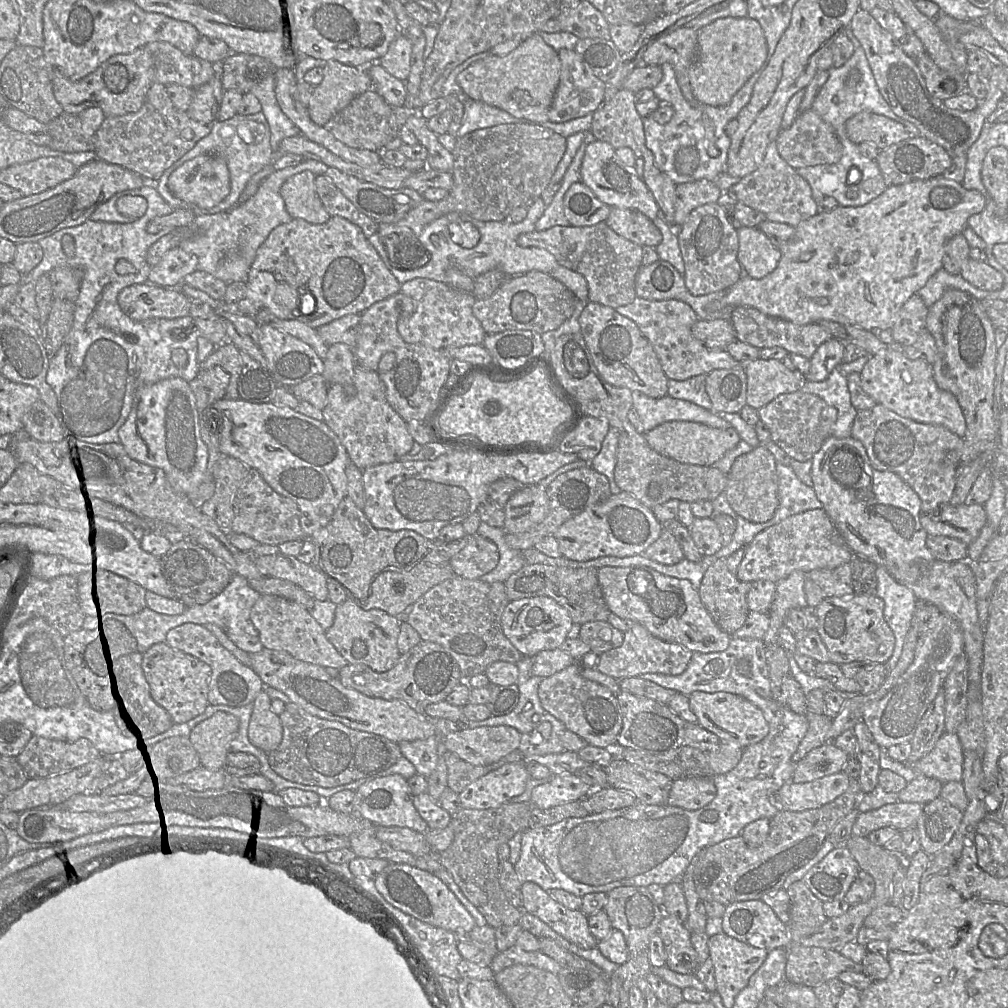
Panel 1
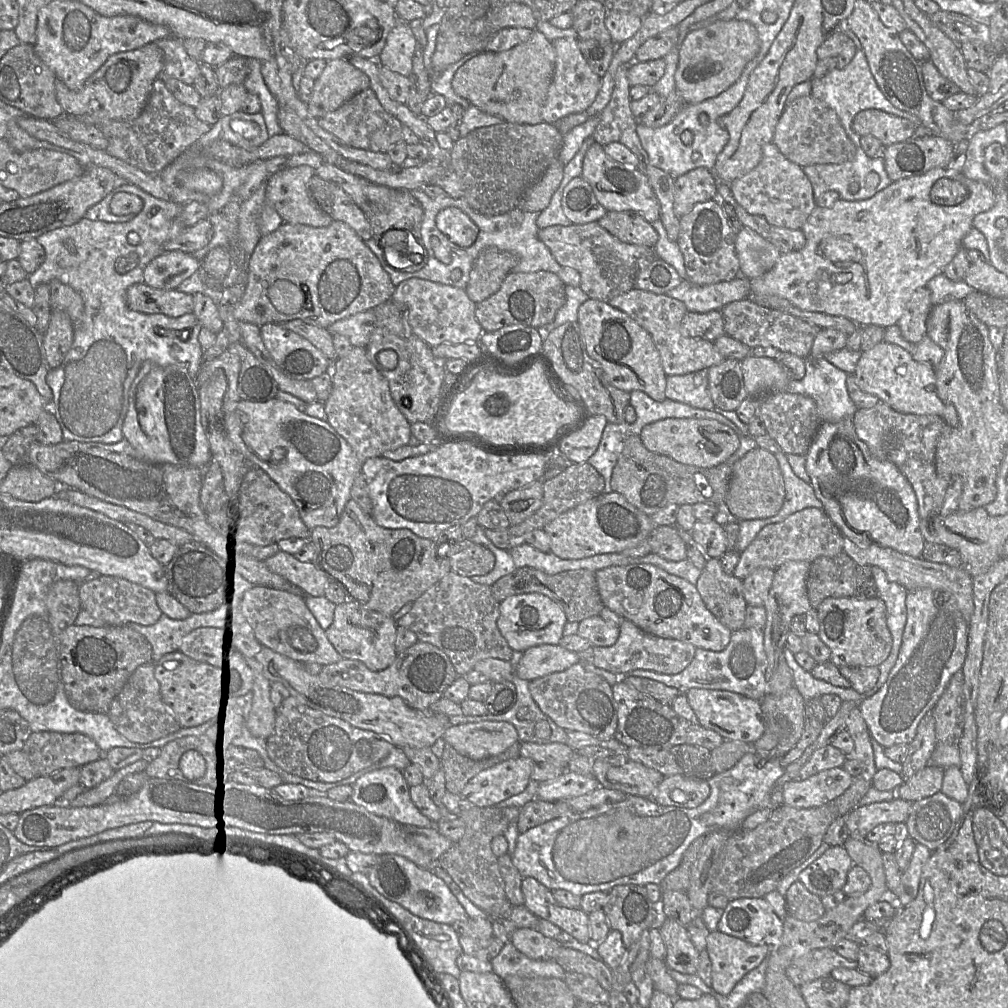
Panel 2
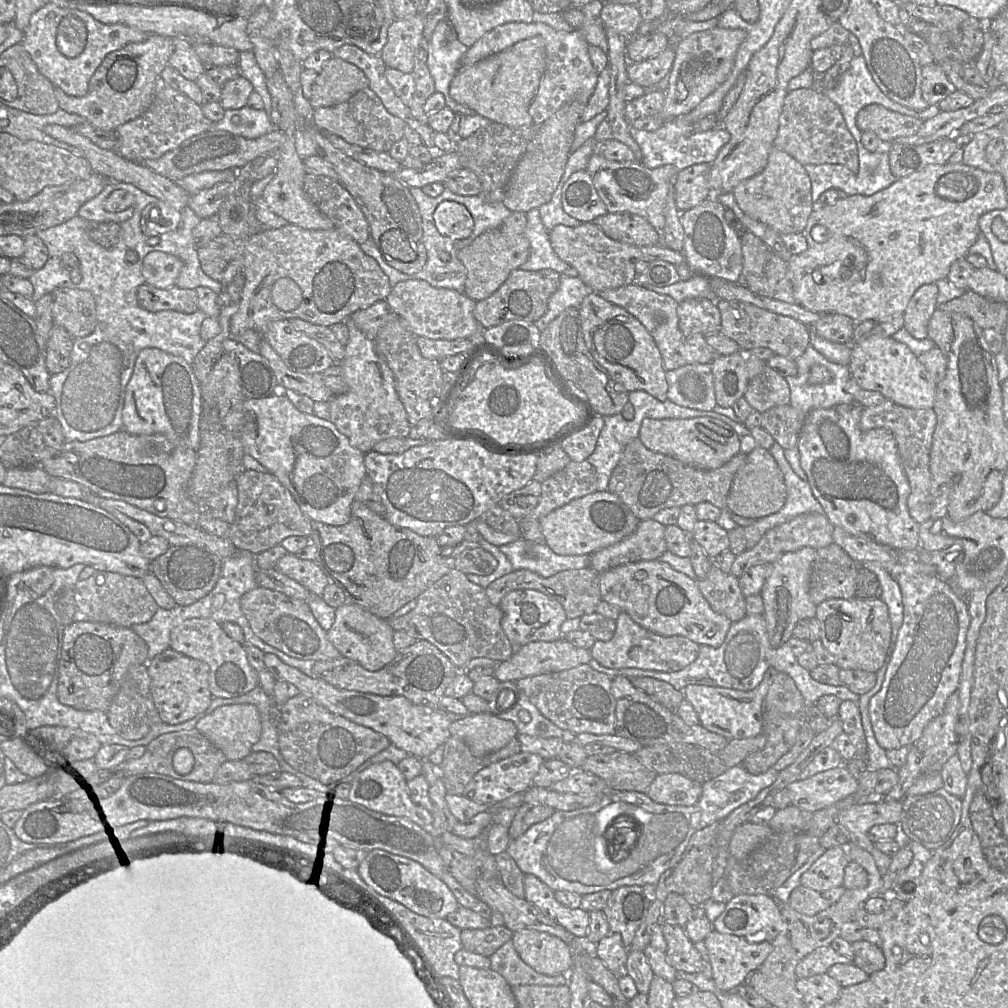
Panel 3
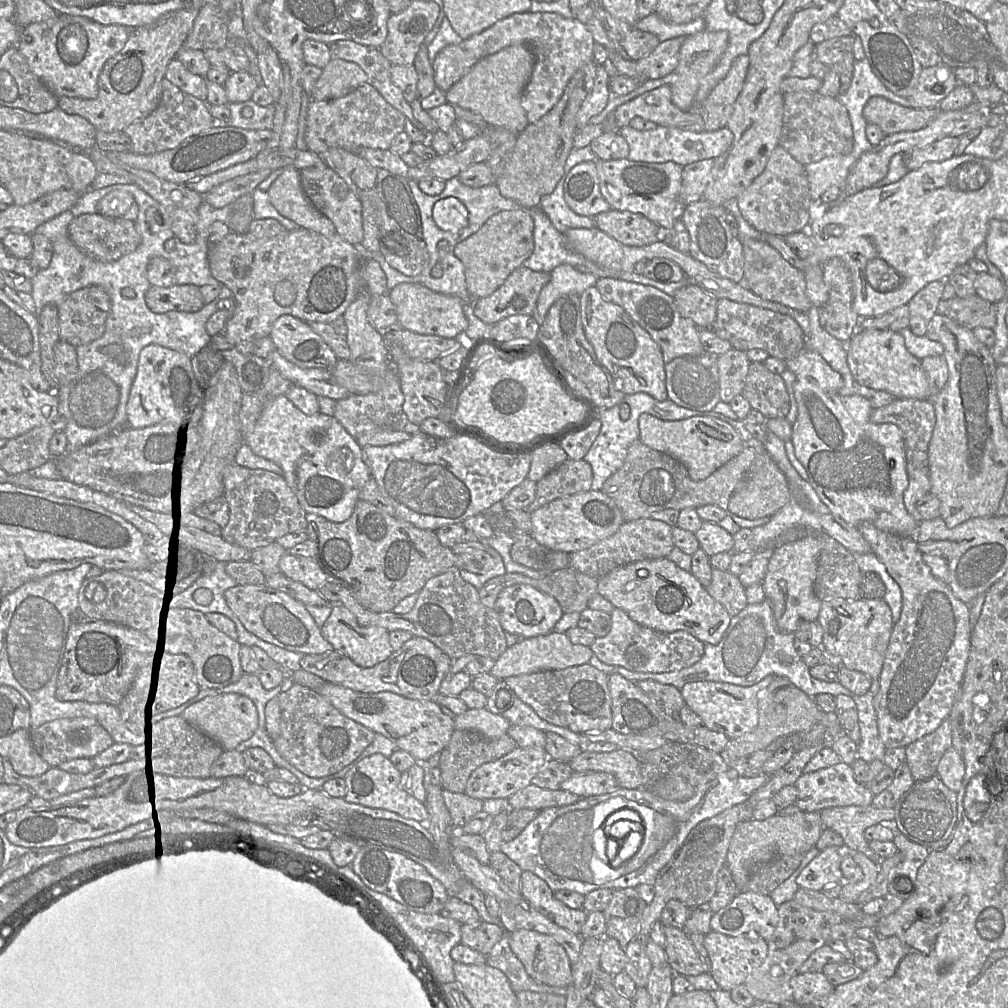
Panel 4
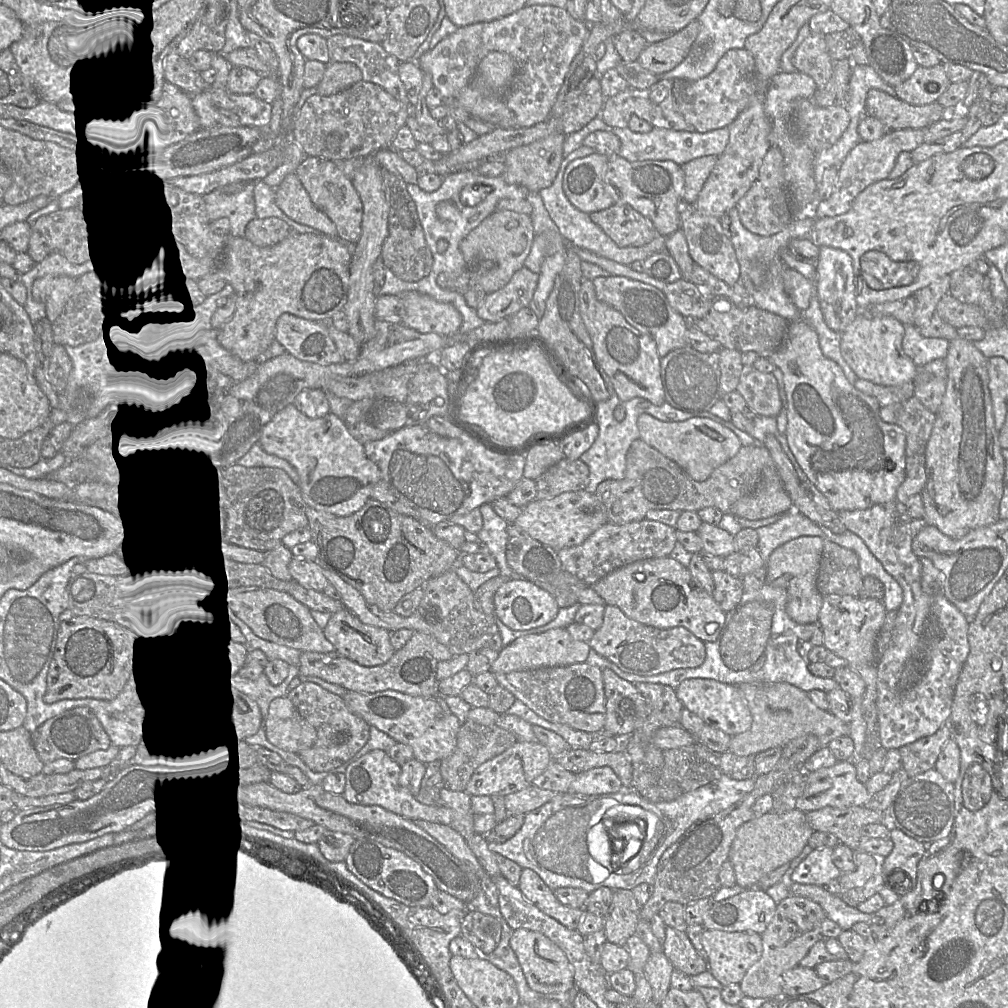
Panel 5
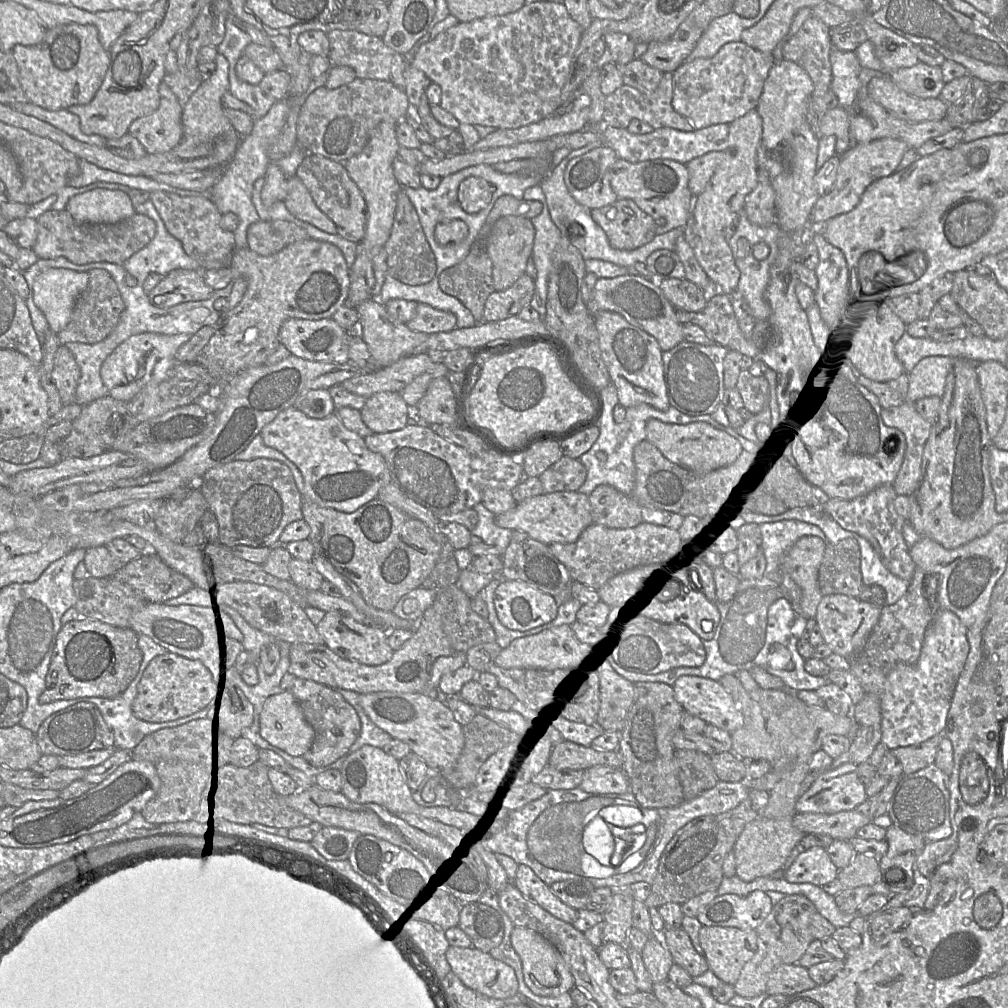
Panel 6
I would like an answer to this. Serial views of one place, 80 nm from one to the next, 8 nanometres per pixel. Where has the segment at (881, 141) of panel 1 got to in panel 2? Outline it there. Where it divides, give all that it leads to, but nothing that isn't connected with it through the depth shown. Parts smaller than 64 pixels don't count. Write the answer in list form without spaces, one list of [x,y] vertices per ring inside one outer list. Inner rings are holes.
[[[867,109],[856,114],[852,123],[859,136],[871,135],[884,147],[908,141],[915,136],[916,127],[908,119],[878,109]]]

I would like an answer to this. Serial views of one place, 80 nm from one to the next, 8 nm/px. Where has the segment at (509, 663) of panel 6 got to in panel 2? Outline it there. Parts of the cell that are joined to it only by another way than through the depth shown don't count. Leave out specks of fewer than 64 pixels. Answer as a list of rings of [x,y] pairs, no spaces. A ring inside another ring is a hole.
[[[542,644],[525,650],[514,675],[531,681],[554,672],[561,672],[581,661],[580,655],[569,651],[560,644]]]

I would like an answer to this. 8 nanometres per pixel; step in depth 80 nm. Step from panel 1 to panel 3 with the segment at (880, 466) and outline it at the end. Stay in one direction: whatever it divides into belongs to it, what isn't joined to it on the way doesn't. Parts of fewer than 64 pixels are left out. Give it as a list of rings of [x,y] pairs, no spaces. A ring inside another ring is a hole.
[[[887,399],[876,406],[864,407],[860,417],[862,430],[884,428],[895,437],[902,466],[911,489],[907,507],[911,517],[919,524],[931,518],[932,502],[938,495],[939,485],[933,480],[930,472],[930,452],[936,423],[937,416],[933,408],[907,408]]]

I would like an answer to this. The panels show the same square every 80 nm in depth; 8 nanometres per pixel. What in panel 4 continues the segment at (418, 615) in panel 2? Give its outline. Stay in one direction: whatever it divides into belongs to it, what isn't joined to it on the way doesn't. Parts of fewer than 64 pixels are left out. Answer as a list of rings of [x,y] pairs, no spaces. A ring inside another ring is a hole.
[[[457,567],[429,579],[418,592],[418,599],[413,609],[405,614],[393,611],[373,612],[362,606],[343,586],[340,586],[340,604],[348,608],[360,624],[379,626],[389,632],[408,631],[413,636],[426,638],[452,660],[468,654],[497,660],[508,648],[498,612],[481,603],[479,590],[460,576]]]

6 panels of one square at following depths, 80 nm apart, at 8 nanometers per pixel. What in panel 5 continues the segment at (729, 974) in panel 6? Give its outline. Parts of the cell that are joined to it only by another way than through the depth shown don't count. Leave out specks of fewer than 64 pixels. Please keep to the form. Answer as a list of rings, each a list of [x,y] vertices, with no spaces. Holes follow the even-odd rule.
[[[704,929],[701,935],[701,943],[707,955],[708,970],[722,986],[739,984],[748,969],[762,955],[761,934],[755,932],[725,932]]]

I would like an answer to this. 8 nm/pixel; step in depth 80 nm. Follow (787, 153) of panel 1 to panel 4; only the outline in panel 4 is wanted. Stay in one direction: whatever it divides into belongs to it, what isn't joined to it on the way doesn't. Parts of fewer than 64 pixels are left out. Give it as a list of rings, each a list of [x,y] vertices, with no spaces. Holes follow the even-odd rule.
[[[789,92],[784,94],[781,145],[803,166],[824,158],[848,155],[854,139],[849,114],[837,98],[817,92]]]

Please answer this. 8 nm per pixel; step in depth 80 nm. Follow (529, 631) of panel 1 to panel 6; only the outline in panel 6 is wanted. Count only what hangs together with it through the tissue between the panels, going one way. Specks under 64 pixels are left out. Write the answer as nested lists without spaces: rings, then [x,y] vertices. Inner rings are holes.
[[[503,580],[495,590],[494,606],[499,621],[508,629],[524,631],[553,620],[558,611],[555,598],[521,580]]]

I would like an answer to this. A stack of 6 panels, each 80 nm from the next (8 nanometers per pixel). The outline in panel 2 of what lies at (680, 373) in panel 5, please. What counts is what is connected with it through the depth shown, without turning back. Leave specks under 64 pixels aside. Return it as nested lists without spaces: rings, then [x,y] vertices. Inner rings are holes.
[[[708,369],[667,376],[665,396],[694,408],[714,410],[708,389]]]

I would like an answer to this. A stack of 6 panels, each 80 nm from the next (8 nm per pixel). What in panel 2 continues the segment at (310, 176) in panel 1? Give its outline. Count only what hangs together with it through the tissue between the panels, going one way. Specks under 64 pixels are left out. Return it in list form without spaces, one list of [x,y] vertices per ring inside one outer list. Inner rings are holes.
[[[301,165],[286,166],[269,176],[266,181],[266,203],[278,212],[284,222],[312,227],[326,227],[332,223],[333,219],[320,208],[309,193],[308,183],[314,174],[315,169],[308,165]]]

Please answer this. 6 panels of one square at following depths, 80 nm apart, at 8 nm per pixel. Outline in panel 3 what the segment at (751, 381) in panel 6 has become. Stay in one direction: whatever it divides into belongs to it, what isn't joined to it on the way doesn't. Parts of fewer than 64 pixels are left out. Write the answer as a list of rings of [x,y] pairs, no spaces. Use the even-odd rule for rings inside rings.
[[[766,366],[749,380],[744,398],[753,410],[764,413],[767,410],[790,403],[790,389],[784,376]]]

